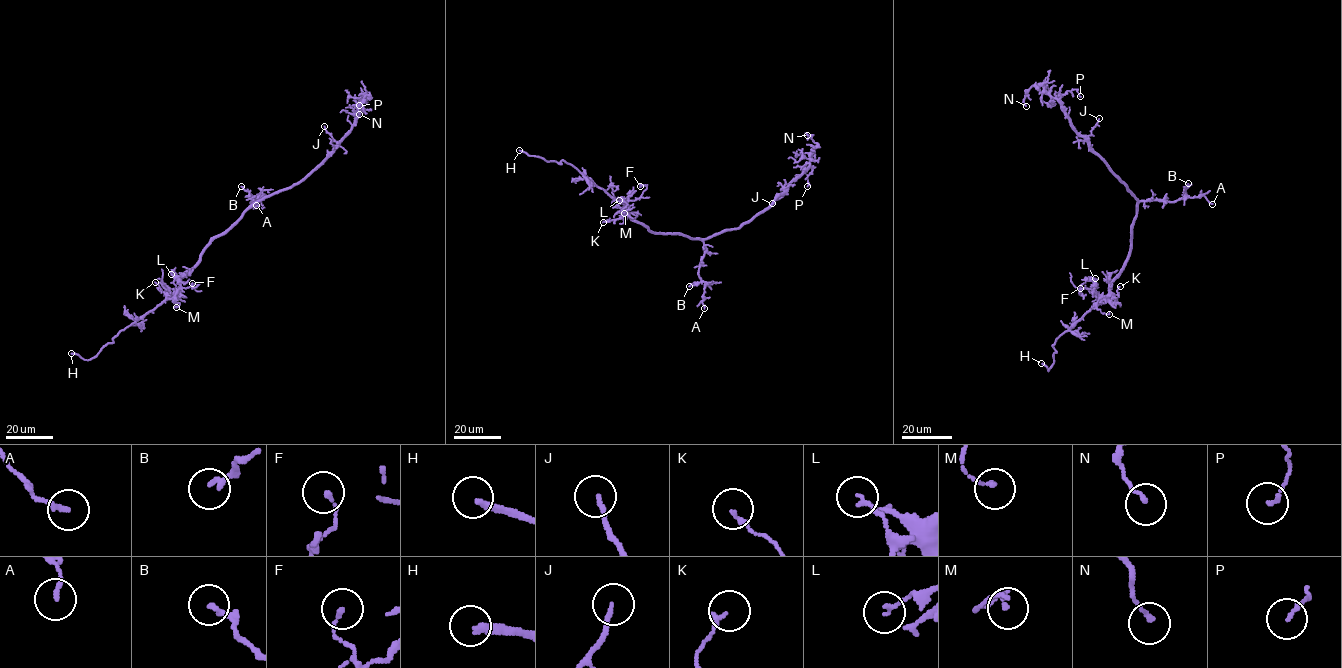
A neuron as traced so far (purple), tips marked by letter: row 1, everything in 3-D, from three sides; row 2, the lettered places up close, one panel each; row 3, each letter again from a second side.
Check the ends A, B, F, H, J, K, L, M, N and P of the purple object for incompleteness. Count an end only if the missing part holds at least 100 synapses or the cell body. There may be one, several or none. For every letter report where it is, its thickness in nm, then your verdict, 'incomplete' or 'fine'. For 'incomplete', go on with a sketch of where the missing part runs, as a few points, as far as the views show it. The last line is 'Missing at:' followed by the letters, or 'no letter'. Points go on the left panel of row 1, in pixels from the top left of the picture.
A: (256, 205) | 180 nm | fine
B: (241, 186) | 190 nm | fine
F: (192, 283) | 140 nm | fine
H: (71, 353) | 280 nm | incomplete | (71, 353), (53, 357), (31, 352)
J: (324, 126) | 150 nm | fine
K: (155, 282) | 150 nm | fine
L: (171, 274) | 130 nm | fine
M: (176, 307) | 140 nm | fine
N: (359, 114) | 150 nm | fine
P: (359, 105) | 130 nm | fine
Missing at: H

